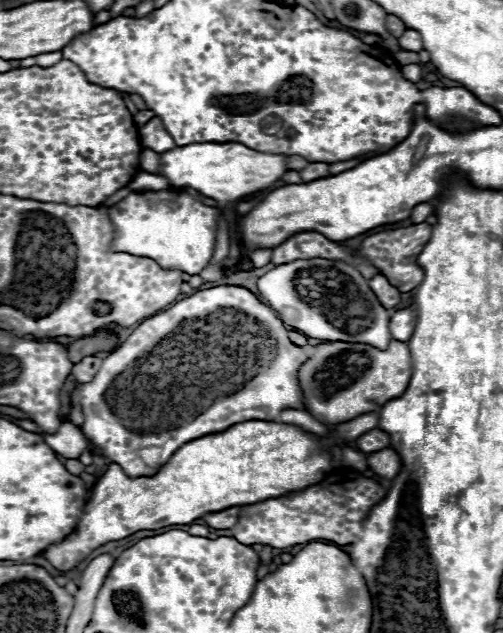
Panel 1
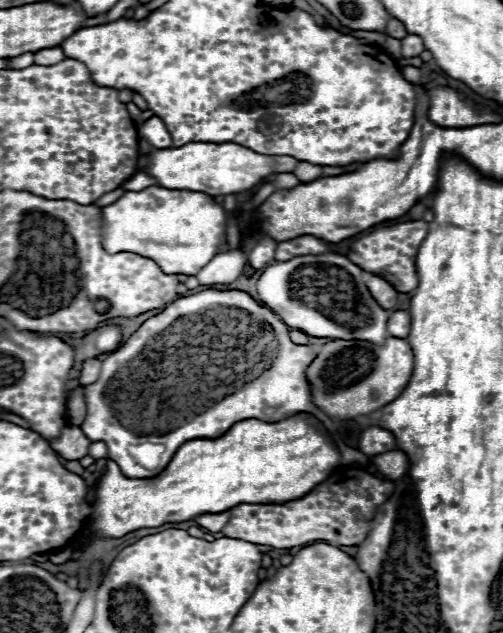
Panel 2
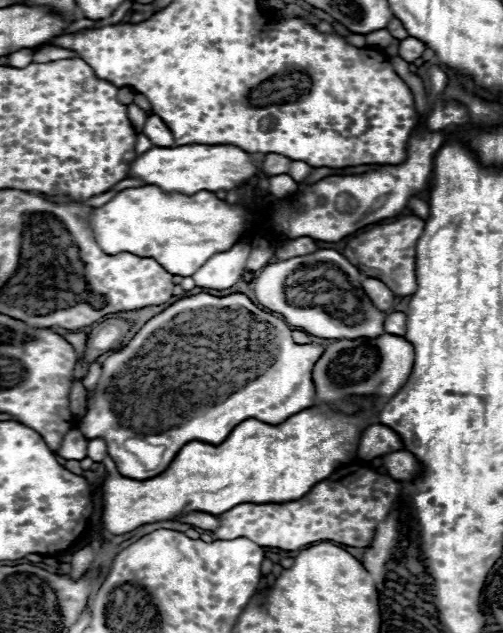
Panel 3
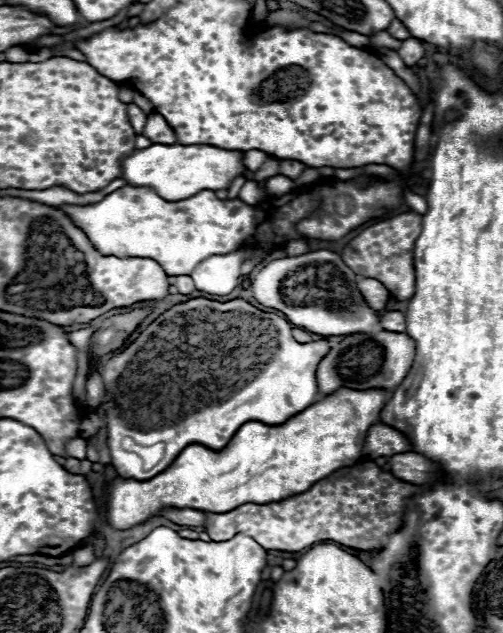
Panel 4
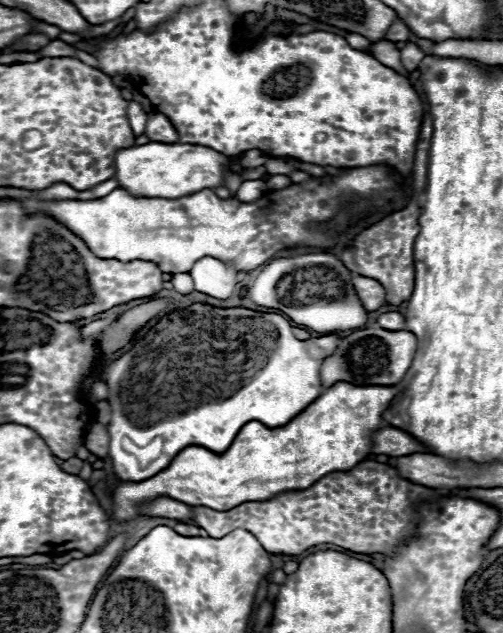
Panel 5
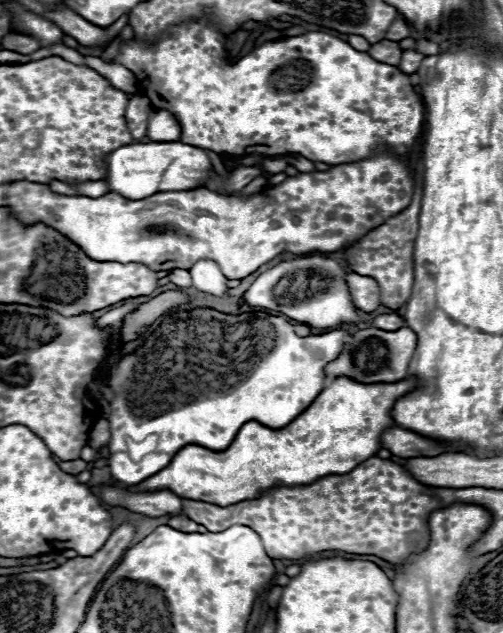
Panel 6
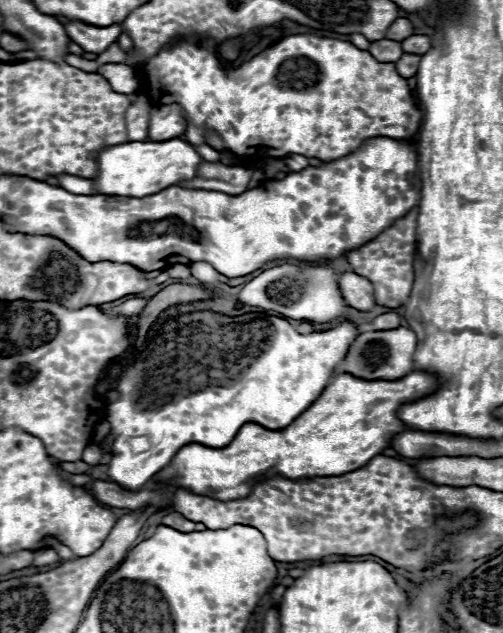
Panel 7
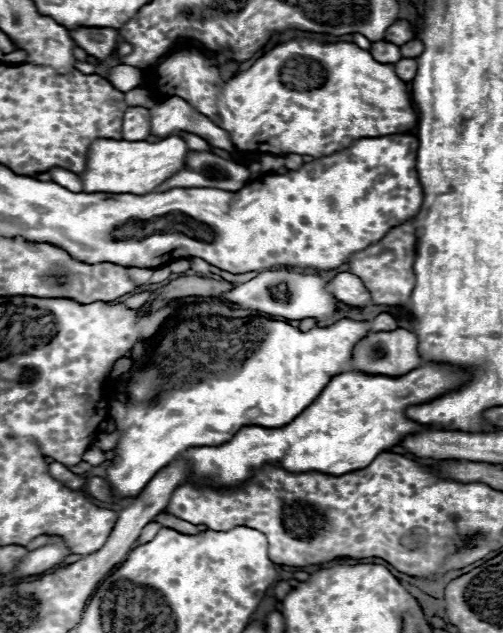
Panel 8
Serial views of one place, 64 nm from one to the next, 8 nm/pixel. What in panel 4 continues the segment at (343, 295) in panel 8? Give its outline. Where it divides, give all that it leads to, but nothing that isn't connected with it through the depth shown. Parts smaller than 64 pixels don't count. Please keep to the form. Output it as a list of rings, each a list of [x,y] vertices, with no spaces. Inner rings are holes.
[[[362,278],[362,280],[358,280],[358,290],[362,292],[362,296],[368,302],[368,306],[374,308],[374,310],[386,308],[386,304],[390,300],[390,292],[378,280]]]

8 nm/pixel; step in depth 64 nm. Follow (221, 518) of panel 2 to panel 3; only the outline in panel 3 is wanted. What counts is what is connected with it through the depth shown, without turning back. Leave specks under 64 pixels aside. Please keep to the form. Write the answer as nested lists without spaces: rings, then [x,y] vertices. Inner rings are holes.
[[[204,512],[184,514],[184,516],[176,518],[176,522],[190,524],[190,526],[196,526],[196,528],[202,528],[202,530],[214,530],[218,526],[218,518],[212,516],[212,514],[204,514]]]

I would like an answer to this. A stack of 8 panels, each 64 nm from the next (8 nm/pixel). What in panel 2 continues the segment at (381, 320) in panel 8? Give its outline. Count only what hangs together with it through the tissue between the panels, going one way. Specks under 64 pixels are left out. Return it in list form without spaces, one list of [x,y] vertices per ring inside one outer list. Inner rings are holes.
[[[396,310],[388,320],[388,332],[394,338],[406,338],[410,332],[410,314],[404,310]]]

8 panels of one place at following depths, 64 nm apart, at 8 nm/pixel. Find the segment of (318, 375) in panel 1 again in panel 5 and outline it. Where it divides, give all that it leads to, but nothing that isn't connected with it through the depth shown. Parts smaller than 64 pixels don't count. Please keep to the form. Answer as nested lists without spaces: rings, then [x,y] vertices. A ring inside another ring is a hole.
[[[378,326],[356,330],[354,334],[342,338],[338,350],[324,360],[320,368],[320,378],[326,388],[336,384],[338,380],[352,382],[356,386],[372,386],[372,384],[392,386],[404,378],[406,370],[410,368],[410,360],[414,358],[414,352],[416,352],[416,336],[408,330],[386,332]]]

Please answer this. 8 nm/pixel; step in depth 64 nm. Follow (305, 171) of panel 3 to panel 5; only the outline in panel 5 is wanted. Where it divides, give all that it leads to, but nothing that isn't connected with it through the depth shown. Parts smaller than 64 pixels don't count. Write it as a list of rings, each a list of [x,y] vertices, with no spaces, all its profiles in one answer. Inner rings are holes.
[[[268,158],[264,166],[268,174],[290,174],[292,170],[298,170],[298,162],[288,158]]]

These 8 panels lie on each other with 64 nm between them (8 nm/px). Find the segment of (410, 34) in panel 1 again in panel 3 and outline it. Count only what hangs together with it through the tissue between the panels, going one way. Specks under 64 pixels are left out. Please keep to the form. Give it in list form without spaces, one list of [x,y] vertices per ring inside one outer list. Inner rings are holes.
[[[408,36],[408,38],[400,40],[400,58],[404,58],[406,62],[414,62],[414,60],[418,60],[418,58],[422,56],[424,50],[426,50],[426,44],[420,42],[418,38]]]

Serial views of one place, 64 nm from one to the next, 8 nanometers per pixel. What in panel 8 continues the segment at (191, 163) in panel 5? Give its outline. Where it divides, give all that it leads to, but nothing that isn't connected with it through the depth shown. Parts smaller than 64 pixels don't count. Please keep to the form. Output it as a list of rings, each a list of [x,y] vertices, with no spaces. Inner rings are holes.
[[[168,136],[158,142],[126,142],[126,140],[110,140],[98,138],[90,144],[86,152],[86,168],[80,176],[84,192],[114,192],[114,194],[148,194],[162,180],[170,178],[178,168],[186,166],[188,146],[178,136]]]

